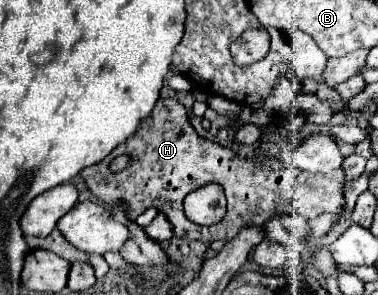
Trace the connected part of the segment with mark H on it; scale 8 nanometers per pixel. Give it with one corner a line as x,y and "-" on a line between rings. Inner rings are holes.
159,98
151,116
143,122
139,132
131,140
117,146
97,166
83,168
79,174
85,180
87,188
93,192
93,196
97,196
99,200
107,204
125,200
129,206
127,216
131,220
135,220
145,208
151,206
167,216
167,220
173,224
173,232
177,238
201,240
205,244
211,244
215,240
227,242
235,238
241,228
261,226
275,214
297,213
303,218
317,218
329,212
335,218
341,218
345,210
343,168
335,168
329,174
315,174
315,180
311,180
309,184
295,184
295,192
283,192
283,186
287,188
291,176
287,176
287,168
281,160
263,155
254,160
239,158
231,152
231,148
197,136
195,128
189,122
185,106
177,98
-
123,154
129,156
129,166
121,172
111,172
111,162
-
207,182
217,182
225,188
227,214
219,224
199,226
185,216
183,198
191,190

